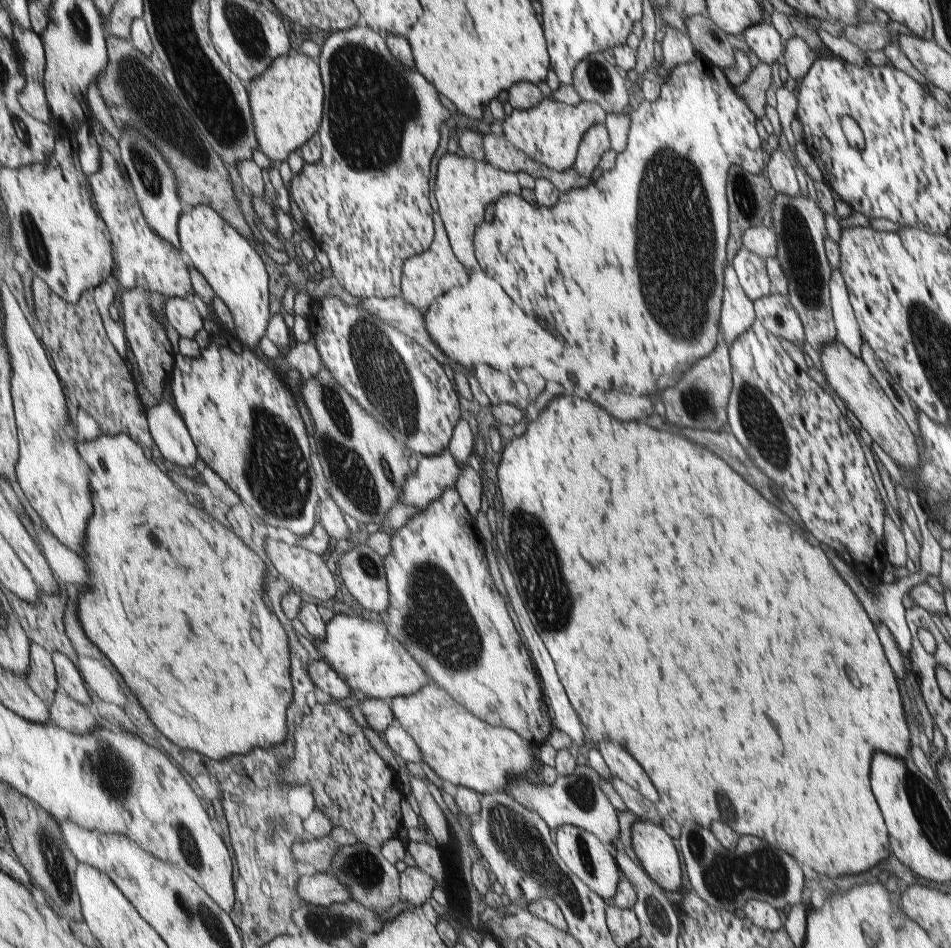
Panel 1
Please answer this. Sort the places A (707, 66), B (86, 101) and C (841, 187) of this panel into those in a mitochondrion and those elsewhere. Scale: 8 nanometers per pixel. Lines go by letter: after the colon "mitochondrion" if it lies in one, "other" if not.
A: other
B: other
C: other

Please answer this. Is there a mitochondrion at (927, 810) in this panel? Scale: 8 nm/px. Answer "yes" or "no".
yes

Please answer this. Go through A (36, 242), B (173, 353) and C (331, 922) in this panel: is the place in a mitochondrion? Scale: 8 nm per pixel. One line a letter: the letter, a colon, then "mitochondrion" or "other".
A: mitochondrion
B: other
C: mitochondrion

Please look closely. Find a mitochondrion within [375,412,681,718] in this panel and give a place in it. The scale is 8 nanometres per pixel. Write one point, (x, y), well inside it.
(438, 623)

